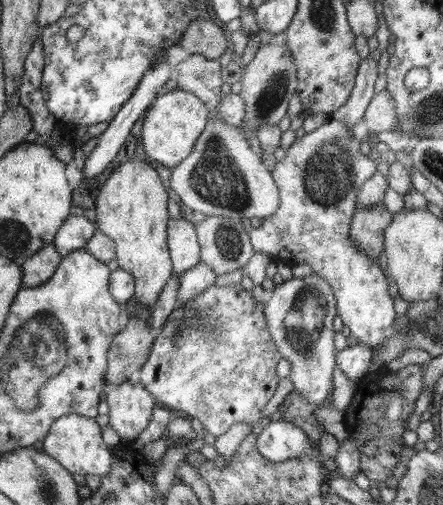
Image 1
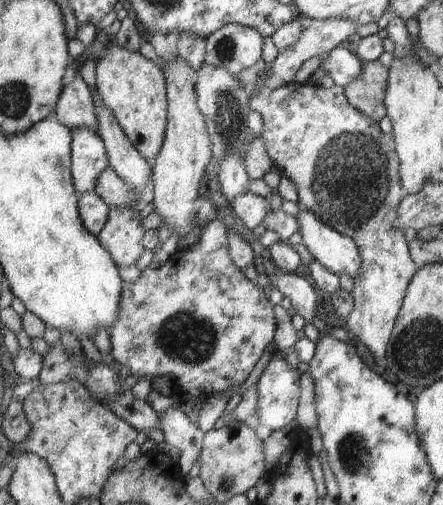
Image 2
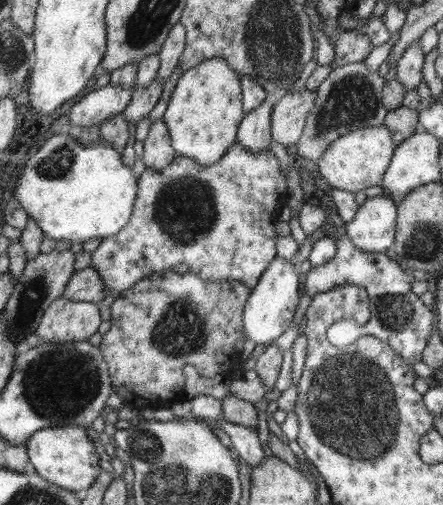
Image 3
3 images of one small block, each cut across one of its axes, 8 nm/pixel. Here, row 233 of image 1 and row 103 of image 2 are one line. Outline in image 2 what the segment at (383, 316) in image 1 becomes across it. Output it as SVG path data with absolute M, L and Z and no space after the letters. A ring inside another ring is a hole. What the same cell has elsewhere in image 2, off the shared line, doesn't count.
M294 82L278 86L274 90L270 90L268 86L256 86L249 97L249 107L262 116L261 136L264 146L282 176L288 176L296 185L297 203L356 243L362 266L353 280L353 309L346 320L345 330L363 342L372 352L374 360L382 364L404 295L418 269L410 256L404 233L396 228L398 204L404 200L407 192L403 189L398 174L400 164L393 135L383 133L378 122L356 110L348 102L344 89L336 84L325 88L319 84Z

